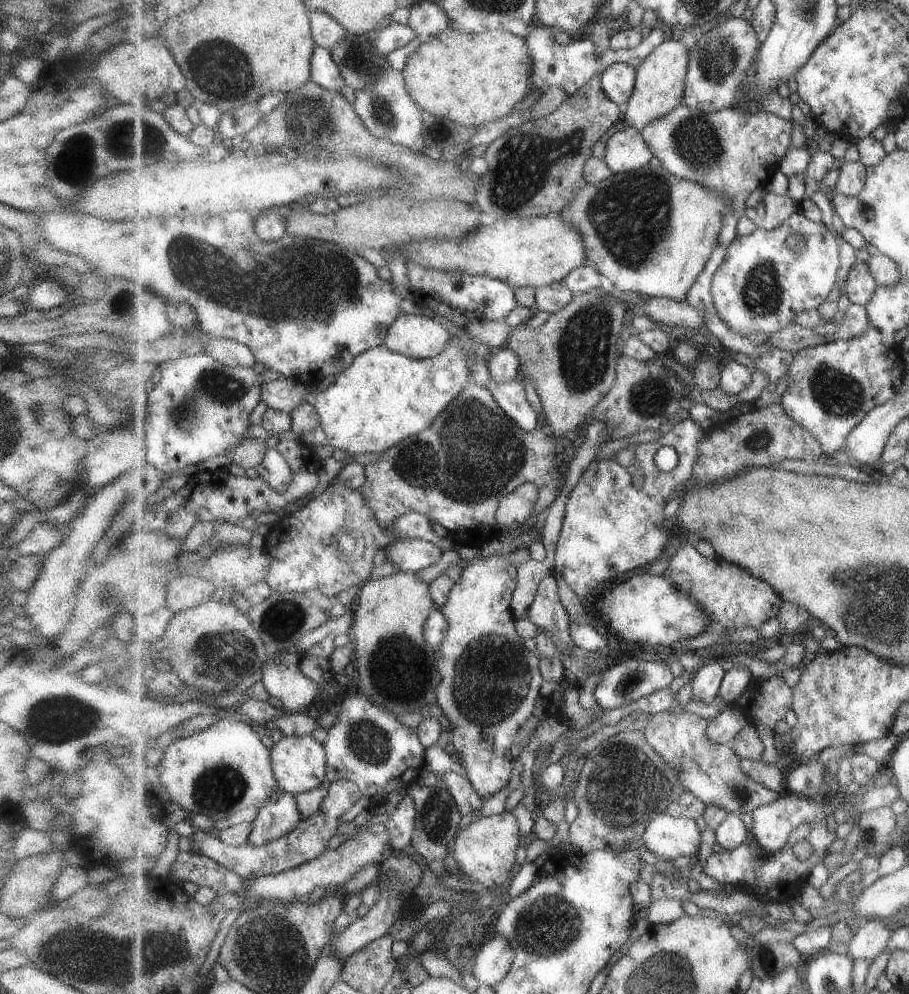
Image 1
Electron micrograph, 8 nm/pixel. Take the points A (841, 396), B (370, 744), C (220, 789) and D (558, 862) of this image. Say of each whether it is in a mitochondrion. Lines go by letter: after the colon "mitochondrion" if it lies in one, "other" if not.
A: mitochondrion
B: mitochondrion
C: mitochondrion
D: other

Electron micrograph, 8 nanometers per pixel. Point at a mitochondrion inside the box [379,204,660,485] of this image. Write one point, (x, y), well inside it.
(584, 345)

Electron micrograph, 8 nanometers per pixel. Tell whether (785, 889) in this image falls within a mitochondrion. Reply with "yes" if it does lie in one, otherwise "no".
no

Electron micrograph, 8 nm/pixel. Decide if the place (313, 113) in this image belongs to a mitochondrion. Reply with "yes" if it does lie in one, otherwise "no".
yes

